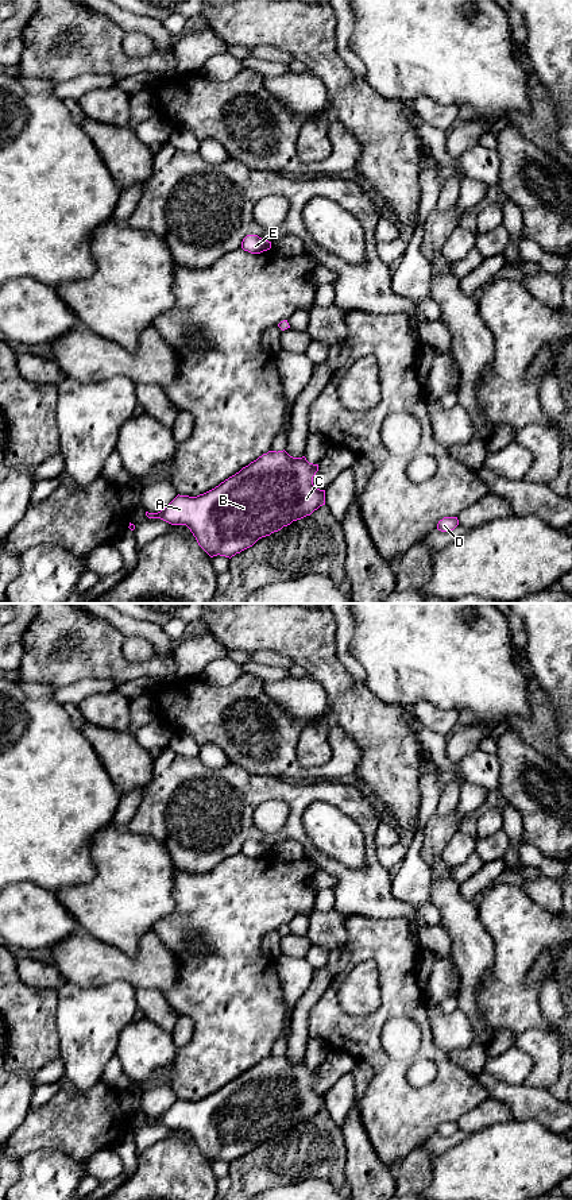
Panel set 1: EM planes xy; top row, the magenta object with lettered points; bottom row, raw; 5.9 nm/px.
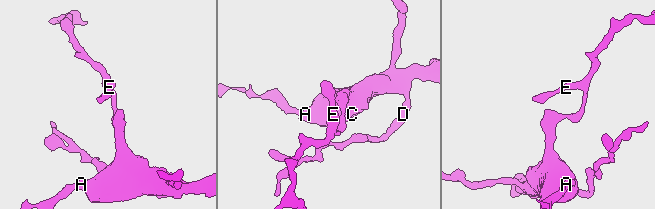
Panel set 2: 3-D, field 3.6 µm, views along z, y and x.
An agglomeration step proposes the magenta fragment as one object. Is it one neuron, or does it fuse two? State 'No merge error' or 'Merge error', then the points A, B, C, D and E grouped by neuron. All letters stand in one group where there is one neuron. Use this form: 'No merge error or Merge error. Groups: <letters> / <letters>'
No merge error. Groups: A B C D E

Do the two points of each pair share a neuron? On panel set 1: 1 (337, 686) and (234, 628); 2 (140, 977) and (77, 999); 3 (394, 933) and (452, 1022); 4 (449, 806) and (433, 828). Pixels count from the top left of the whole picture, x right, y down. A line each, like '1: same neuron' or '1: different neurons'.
1: same neuron
2: different neurons
3: different neurons
4: different neurons

